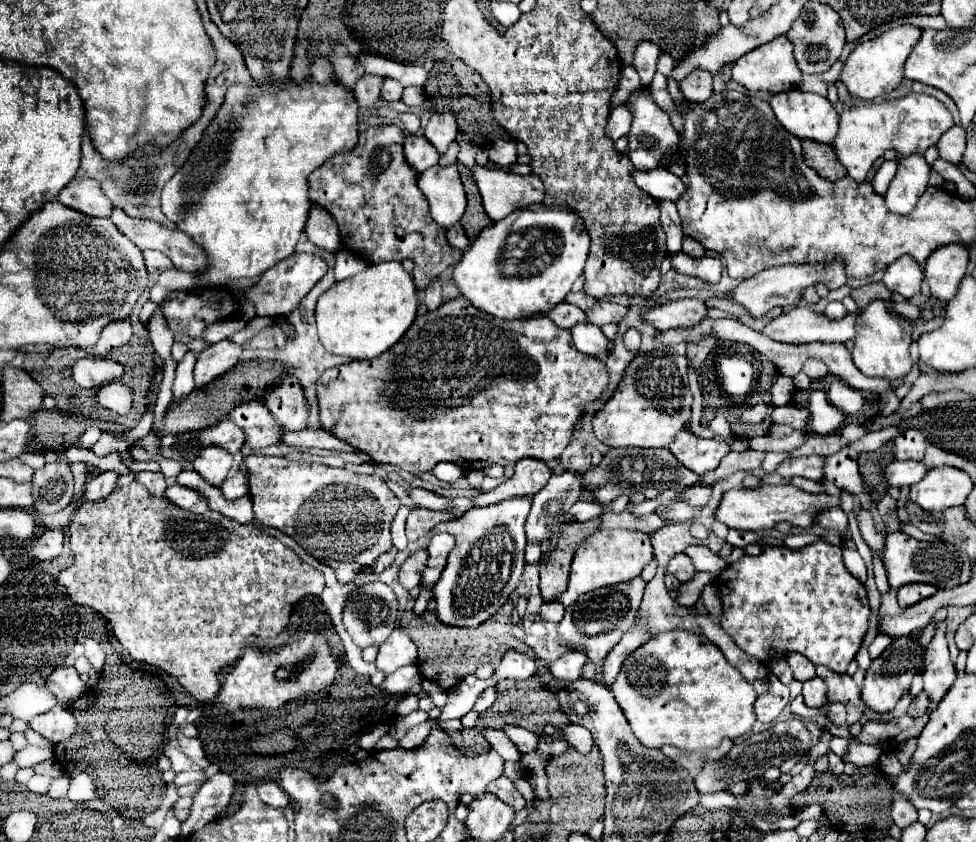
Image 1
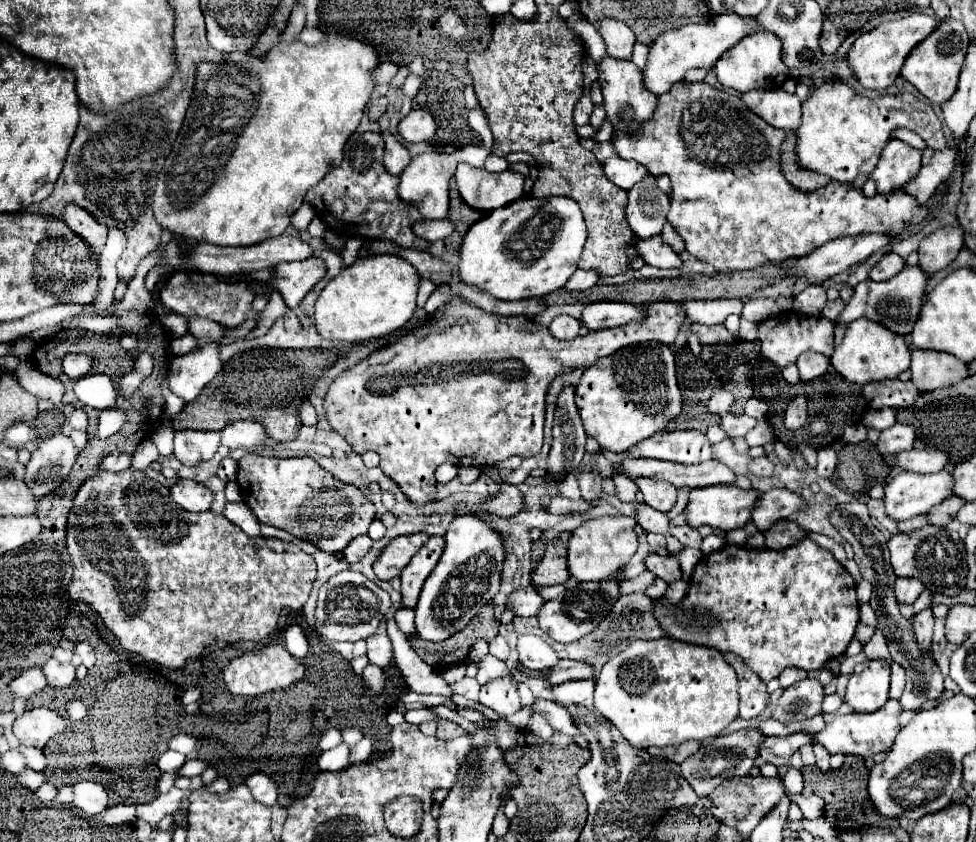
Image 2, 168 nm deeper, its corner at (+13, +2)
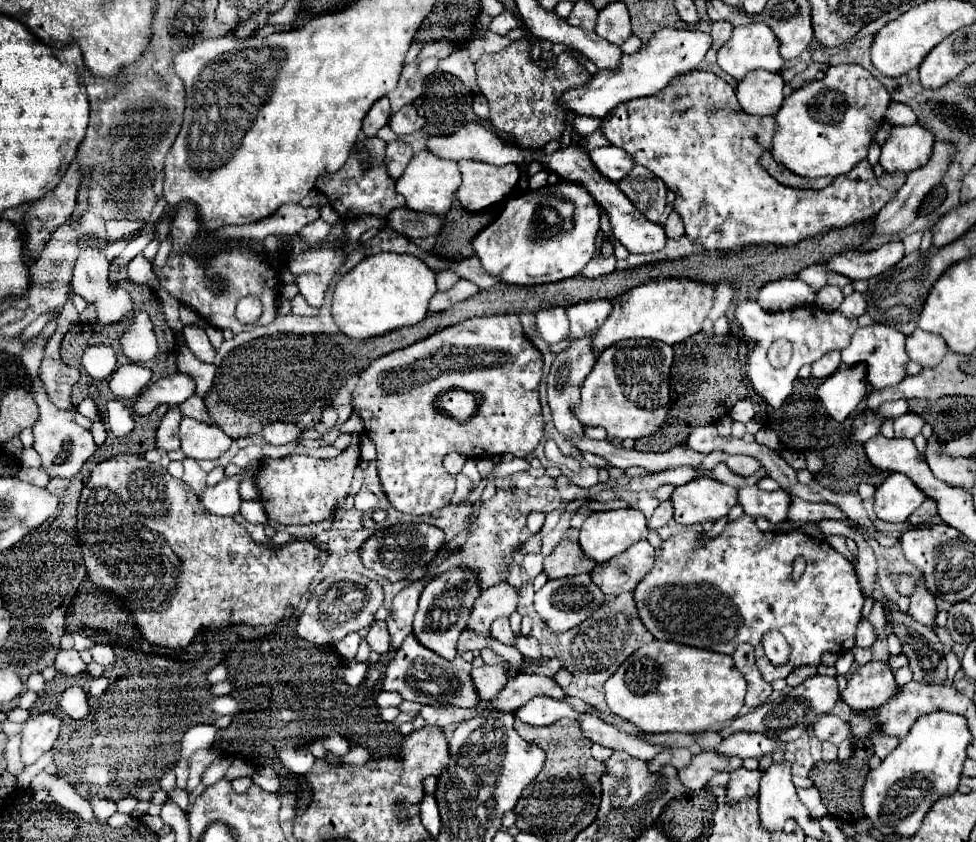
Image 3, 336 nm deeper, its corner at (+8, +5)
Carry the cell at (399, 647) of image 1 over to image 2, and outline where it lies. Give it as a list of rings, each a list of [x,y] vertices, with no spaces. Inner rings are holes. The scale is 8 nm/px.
[[[383,619],[379,623],[379,629],[375,635],[371,635],[367,639],[367,657],[373,665],[381,667],[381,669],[389,669],[395,665],[395,657],[393,657],[393,647],[391,647],[391,639],[387,635],[387,619]]]

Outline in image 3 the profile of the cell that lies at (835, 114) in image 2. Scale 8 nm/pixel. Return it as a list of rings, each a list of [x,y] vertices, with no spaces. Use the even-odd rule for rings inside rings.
[[[858,64],[830,66],[820,82],[808,82],[784,98],[776,112],[772,158],[806,178],[840,176],[864,160],[888,108],[886,88]]]

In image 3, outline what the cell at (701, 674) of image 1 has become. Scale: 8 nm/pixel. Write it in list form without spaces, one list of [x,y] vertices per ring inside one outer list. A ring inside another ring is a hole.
[[[652,640],[640,646],[604,684],[608,708],[638,726],[642,732],[702,734],[714,730],[740,714],[744,706],[746,680],[734,666],[732,656],[690,648],[674,642]]]

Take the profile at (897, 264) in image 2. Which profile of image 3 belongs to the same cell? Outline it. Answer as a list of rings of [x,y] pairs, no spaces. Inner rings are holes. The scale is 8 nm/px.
[[[892,240],[888,244],[882,244],[876,250],[846,250],[842,254],[832,256],[824,262],[824,266],[830,272],[842,274],[846,278],[862,280],[882,274],[886,268],[892,268],[904,258],[904,244],[900,240]]]

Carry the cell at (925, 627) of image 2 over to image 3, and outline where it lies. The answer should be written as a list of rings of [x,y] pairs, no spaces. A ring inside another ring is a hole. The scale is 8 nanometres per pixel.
[[[918,582],[918,584],[916,584],[916,588],[914,588],[912,596],[910,596],[908,614],[910,614],[914,620],[918,620],[918,622],[922,622],[922,624],[926,624],[926,626],[934,624],[936,602],[934,602],[934,596],[928,592],[928,588],[926,588],[924,582]]]

